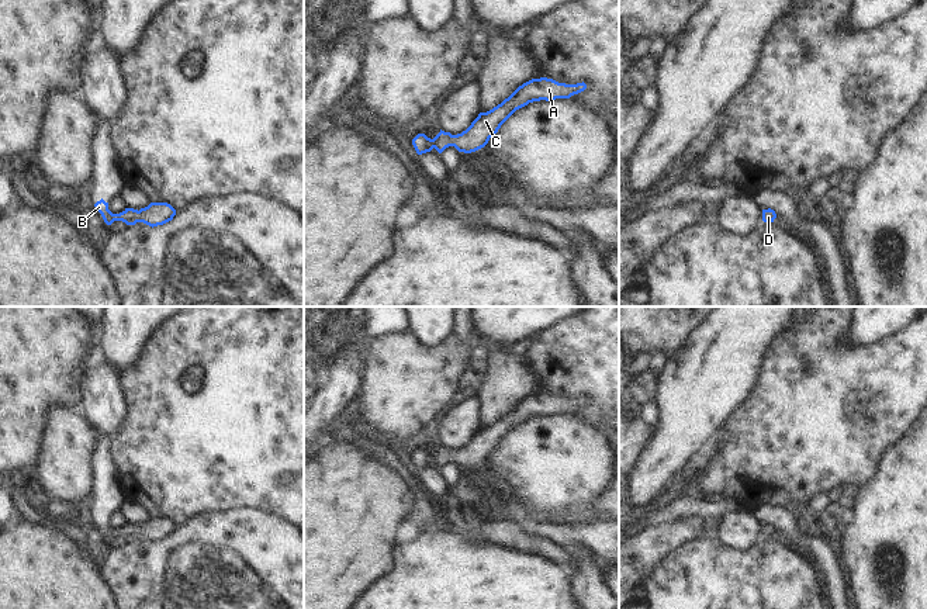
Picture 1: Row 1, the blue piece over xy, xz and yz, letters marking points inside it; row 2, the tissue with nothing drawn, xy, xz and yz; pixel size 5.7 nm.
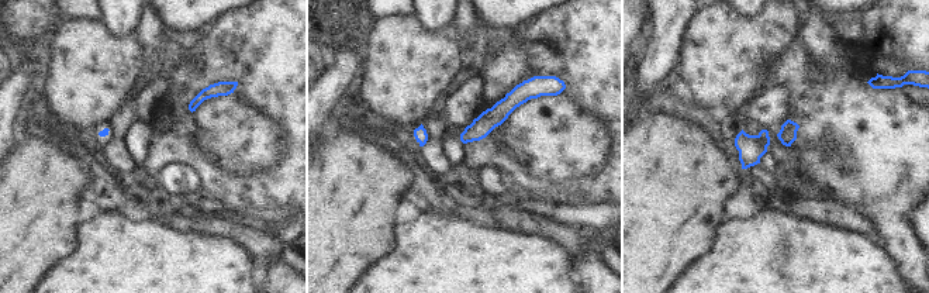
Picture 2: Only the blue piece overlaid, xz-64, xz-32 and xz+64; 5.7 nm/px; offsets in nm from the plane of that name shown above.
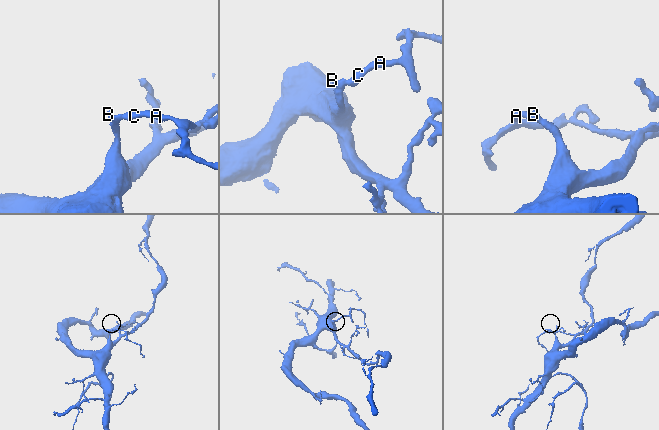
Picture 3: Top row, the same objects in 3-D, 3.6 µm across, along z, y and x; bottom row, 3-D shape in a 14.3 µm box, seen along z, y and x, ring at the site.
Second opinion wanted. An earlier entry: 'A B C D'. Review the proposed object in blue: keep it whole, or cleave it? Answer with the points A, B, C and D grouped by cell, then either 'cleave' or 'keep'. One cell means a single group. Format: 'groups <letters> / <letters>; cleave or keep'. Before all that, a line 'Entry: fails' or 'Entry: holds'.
Entry: holds
groups A B C D; keep

